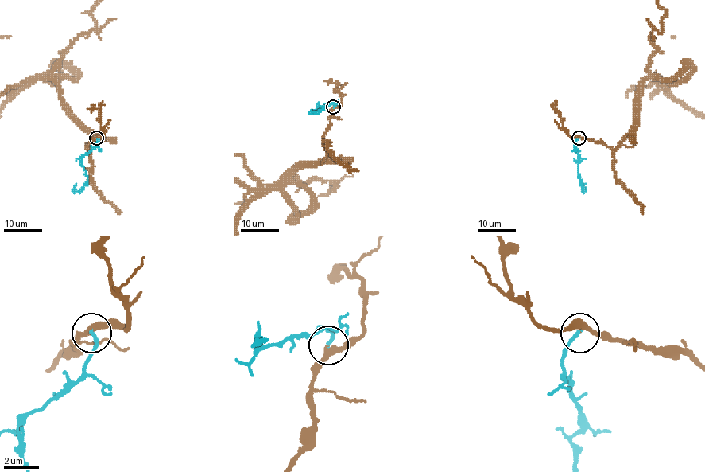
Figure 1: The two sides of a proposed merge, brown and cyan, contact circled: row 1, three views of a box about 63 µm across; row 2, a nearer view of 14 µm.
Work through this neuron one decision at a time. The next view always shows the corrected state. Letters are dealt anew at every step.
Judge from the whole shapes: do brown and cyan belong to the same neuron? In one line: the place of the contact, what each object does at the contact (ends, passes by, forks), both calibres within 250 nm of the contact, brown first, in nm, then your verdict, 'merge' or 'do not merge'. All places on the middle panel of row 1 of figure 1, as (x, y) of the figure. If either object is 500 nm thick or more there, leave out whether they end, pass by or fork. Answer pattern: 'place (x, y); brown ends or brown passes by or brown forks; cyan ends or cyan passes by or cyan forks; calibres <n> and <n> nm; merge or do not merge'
place (333, 107); brown passes by; cyan ends; calibres 260 and 190 nm; merge

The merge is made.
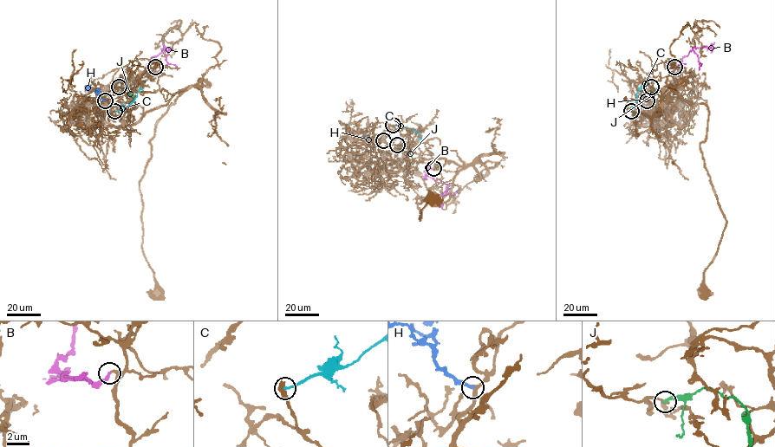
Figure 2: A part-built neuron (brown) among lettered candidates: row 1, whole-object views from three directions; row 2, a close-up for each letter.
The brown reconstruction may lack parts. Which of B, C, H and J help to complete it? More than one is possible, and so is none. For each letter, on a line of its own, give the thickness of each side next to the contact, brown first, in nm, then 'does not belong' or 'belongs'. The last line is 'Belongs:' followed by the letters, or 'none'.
B: 200/320 nm | belongs
C: 500/240 nm | does not belong
H: 320/260 nm | belongs
J: 200/300 nm | does not belong
Belongs: B, H

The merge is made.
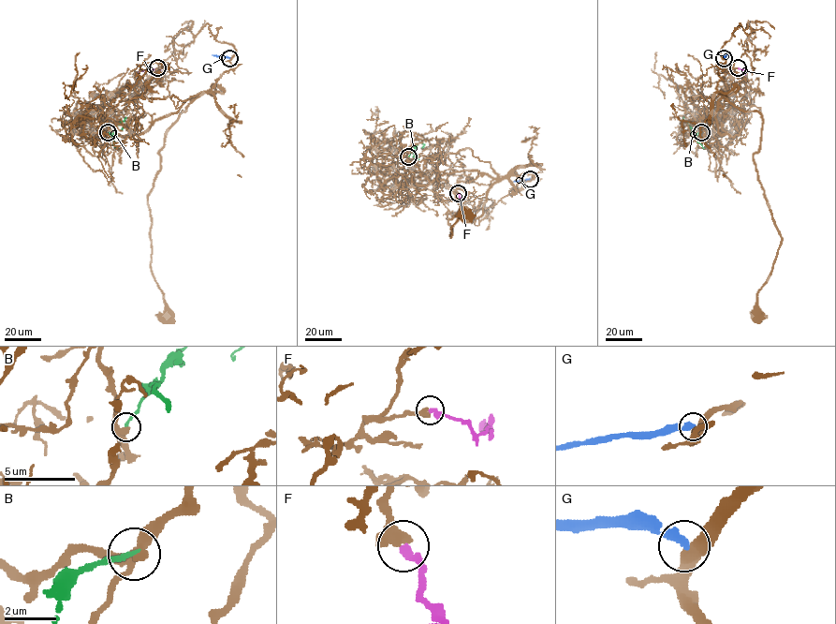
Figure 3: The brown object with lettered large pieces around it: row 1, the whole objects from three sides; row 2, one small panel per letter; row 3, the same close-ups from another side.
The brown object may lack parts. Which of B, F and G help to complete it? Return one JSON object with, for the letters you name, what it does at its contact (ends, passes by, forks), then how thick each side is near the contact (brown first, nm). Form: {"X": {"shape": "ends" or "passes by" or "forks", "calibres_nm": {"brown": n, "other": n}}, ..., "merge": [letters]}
{"F": {"shape": "ends", "calibres_nm": {"brown": 380, "other": 320}}, "merge": ["F"]}

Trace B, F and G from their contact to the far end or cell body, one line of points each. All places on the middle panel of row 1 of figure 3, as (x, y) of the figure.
B: (408, 156), (418, 143), (424, 144), (422, 148)
F: (458, 193), (461, 199), (458, 200), (437, 200)
G: (530, 179), (512, 182)

